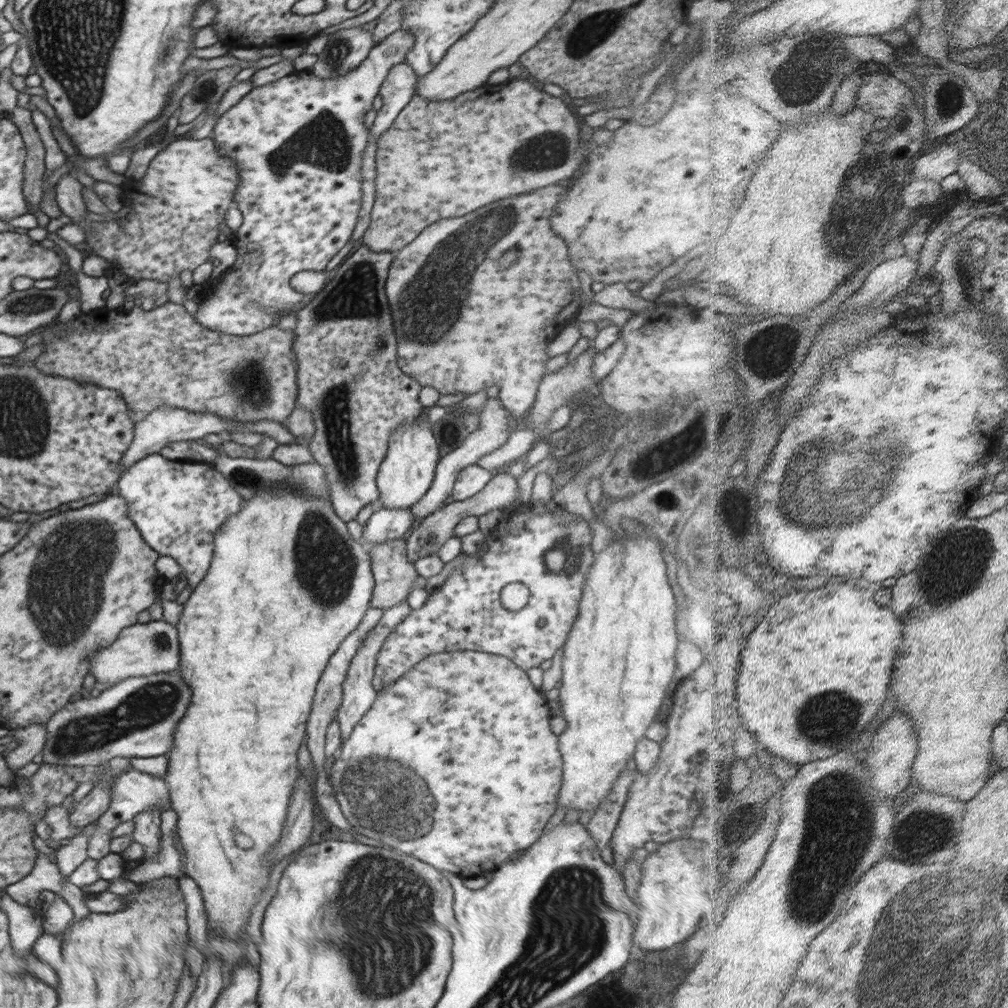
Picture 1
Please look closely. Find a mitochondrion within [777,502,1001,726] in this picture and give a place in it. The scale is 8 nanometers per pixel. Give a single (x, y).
(962, 559)

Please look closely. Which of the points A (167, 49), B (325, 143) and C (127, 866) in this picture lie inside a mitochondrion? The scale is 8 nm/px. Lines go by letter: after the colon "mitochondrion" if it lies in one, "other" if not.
A: mitochondrion
B: mitochondrion
C: other

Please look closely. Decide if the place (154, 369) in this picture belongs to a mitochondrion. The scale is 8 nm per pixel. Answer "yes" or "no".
no

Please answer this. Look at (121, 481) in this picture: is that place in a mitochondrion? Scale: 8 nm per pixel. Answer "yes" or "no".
no

